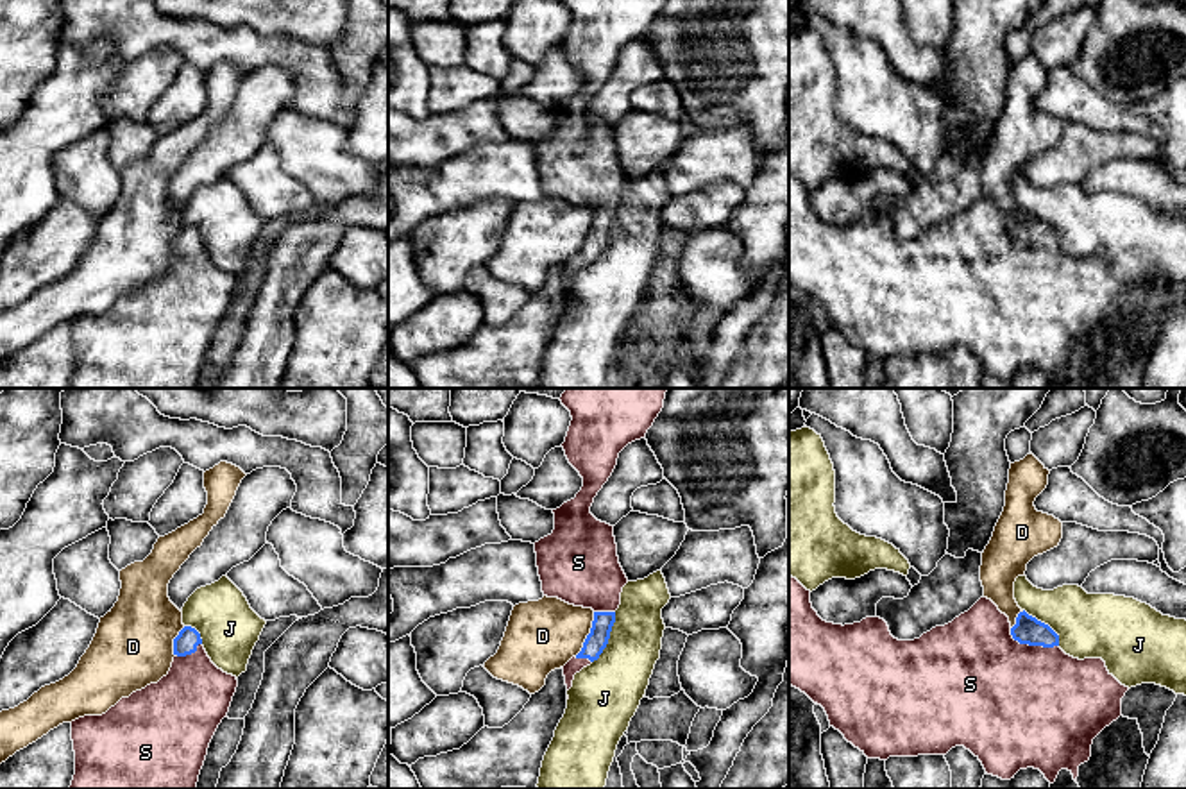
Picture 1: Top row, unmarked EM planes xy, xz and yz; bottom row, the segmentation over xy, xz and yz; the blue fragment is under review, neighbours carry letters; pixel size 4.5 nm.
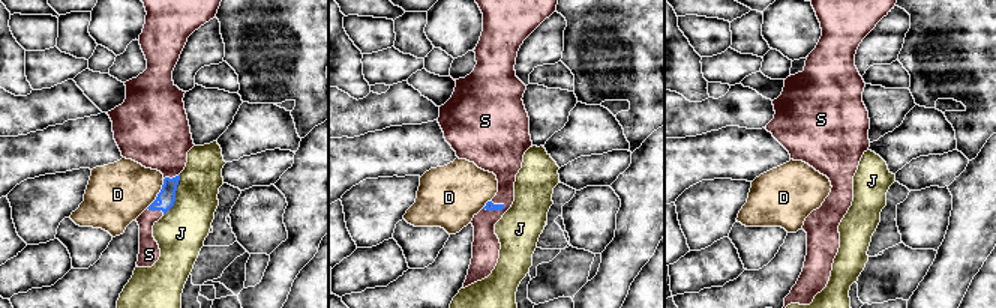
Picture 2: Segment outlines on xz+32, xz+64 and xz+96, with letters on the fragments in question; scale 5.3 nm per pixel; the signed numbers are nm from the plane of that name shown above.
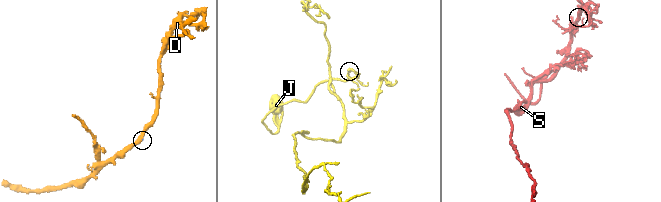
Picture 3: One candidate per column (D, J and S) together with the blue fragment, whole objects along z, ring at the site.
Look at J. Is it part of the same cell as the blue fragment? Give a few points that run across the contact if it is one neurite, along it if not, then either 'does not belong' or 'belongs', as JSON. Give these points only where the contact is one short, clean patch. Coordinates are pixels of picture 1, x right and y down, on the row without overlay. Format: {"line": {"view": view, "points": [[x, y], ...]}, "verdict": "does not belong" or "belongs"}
{"line": {"view": "xz", "points": [[616, 212], [609, 242], [592, 262]]}, "verdict": "does not belong"}

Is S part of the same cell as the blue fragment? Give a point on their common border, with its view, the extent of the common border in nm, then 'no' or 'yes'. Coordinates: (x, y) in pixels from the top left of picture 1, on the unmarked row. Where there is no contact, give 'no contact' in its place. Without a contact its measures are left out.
contact yz (1031, 244); length 240 nm; yes

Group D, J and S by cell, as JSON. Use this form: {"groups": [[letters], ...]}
{"groups": [["D"], ["J"], ["S"]]}

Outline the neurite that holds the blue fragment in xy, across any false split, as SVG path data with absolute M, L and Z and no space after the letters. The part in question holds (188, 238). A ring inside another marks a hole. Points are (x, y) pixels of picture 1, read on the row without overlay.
M184 225L174 238L174 261L166 276L122 297L102 315L72 320L75 374L70 388L195 388L209 342L227 317L238 279L218 268L208 256L200 233Z

